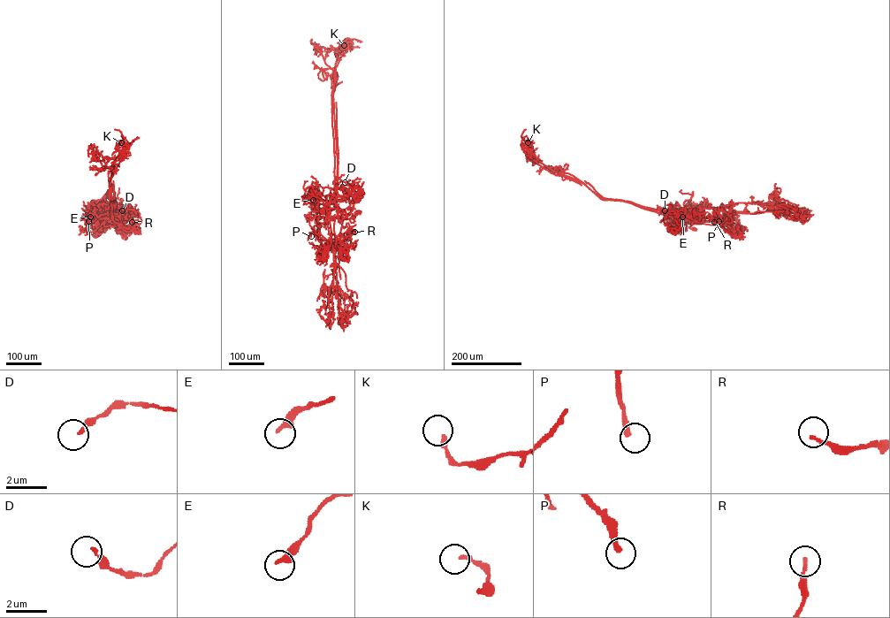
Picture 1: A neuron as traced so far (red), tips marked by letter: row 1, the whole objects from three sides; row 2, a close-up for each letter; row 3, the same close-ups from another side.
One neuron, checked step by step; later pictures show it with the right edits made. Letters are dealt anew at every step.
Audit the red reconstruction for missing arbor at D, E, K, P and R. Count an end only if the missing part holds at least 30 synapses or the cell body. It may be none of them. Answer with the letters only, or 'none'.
P

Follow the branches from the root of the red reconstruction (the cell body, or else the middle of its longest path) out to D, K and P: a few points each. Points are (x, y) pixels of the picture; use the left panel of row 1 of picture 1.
D: (99, 228), (102, 225), (119, 225), (119, 219), (113, 218), (112, 212), (116, 208), (124, 209), (122, 210)
K: (99, 228), (102, 225), (120, 224), (117, 217), (111, 220), (109, 179), (123, 148), (121, 142)
P: (99, 228), (102, 225), (94, 223), (89, 218), (95, 204), (90, 209), (88, 221)

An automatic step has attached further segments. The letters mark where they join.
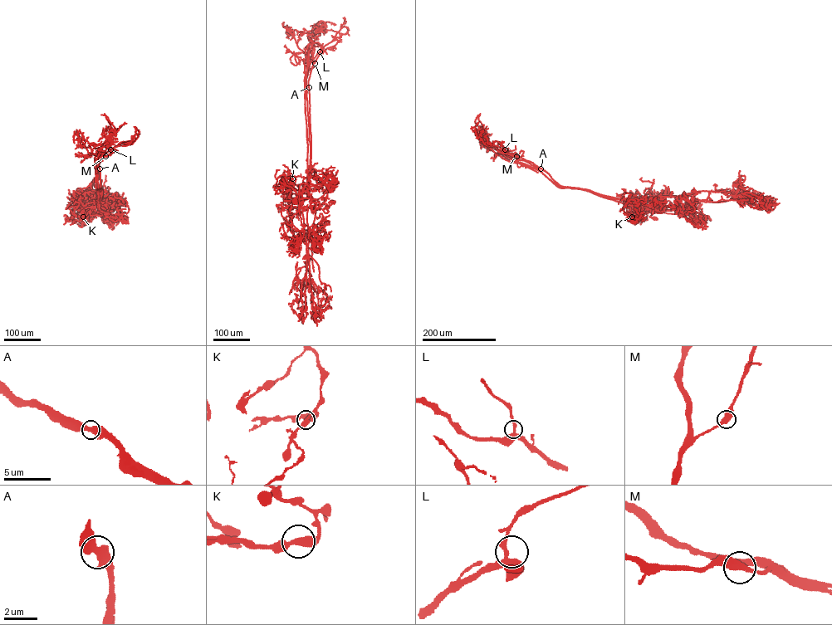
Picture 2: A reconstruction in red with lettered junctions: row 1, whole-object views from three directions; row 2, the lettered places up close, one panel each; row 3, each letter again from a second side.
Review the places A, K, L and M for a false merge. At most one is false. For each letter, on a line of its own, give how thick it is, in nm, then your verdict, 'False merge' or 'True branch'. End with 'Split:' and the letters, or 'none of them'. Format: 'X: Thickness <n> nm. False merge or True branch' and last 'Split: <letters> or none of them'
A: Thickness 400 nm. True branch
K: Thickness 460 nm. True branch
L: Thickness 240 nm. True branch
M: Thickness 440 nm. True branch
Split: none of them

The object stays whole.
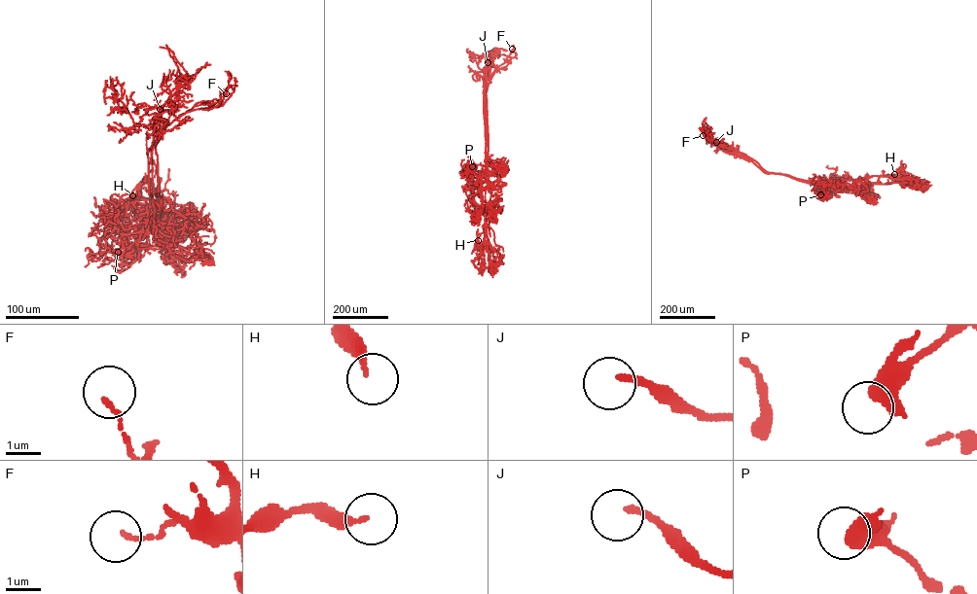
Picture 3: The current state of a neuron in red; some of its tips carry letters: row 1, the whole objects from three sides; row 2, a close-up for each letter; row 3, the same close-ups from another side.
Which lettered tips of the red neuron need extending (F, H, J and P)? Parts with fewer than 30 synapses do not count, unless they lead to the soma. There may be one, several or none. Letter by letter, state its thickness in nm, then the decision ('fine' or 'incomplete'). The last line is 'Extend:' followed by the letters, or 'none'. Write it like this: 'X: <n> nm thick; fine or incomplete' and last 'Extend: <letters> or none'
F: 120 nm thick; fine
H: 240 nm thick; fine
J: 190 nm thick; fine
P: 650 nm thick; fine
Extend: none

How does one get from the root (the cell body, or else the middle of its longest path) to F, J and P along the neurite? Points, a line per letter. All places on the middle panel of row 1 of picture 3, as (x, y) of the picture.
F: (475, 184), (477, 180), (491, 182), (486, 173), (486, 92), (489, 76), (506, 60), (512, 49)
J: (475, 184), (477, 180), (491, 182), (486, 173), (486, 92), (495, 69), (488, 62)
P: (475, 184), (477, 180), (476, 185), (482, 184), (482, 175), (475, 174), (472, 166)

